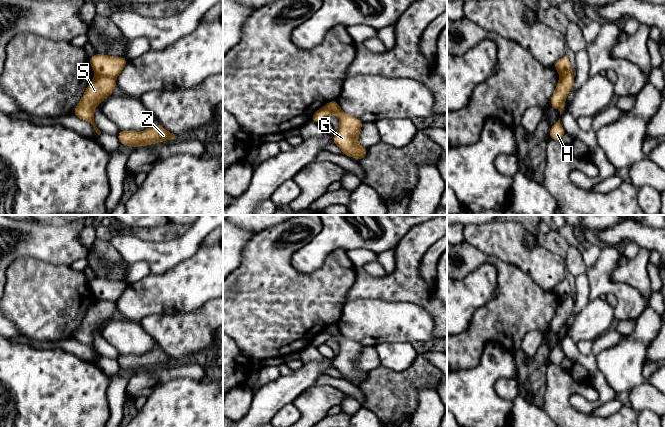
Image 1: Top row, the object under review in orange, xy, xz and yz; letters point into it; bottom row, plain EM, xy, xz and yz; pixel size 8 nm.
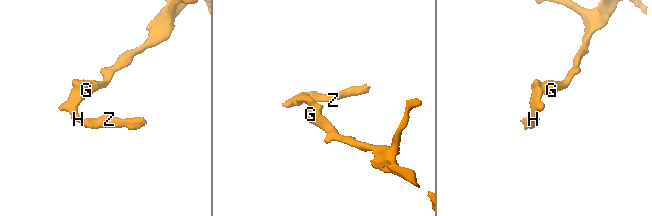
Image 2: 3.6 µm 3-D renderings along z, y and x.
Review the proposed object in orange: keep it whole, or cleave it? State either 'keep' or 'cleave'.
cleave

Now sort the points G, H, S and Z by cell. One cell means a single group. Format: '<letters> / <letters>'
G / H S Z

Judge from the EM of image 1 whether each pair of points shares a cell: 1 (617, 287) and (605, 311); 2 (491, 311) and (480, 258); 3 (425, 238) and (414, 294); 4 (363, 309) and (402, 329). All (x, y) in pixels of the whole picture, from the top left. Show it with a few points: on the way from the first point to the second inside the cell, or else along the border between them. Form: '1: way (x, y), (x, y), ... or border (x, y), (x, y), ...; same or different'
1: border (613, 308), (615, 317); different
2: way (503, 295), (503, 270), (496, 263); same
3: way (412, 252), (412, 280); same
4: way (373, 319), (381, 322), (392, 322); same

